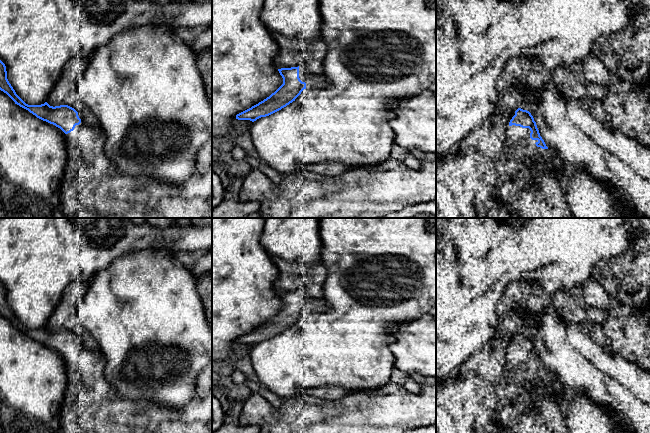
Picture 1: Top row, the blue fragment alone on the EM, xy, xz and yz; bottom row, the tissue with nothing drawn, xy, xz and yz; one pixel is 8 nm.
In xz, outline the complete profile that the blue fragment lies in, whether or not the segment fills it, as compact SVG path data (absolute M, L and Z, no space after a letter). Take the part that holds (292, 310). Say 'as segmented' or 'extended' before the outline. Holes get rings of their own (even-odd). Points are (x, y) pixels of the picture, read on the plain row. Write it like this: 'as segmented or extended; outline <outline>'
extended; outline M304 290L278 293L283 308L269 321L236 339L238 344L256 345L286 331L306 312L325 312L330 309L327 300L315 298Z

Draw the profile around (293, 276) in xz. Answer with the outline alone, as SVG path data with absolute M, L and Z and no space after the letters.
M271 256L279 269L275 281L278 293L304 290L315 298L323 298L323 286L327 278L327 269L322 263L307 266L302 262L290 262Z

